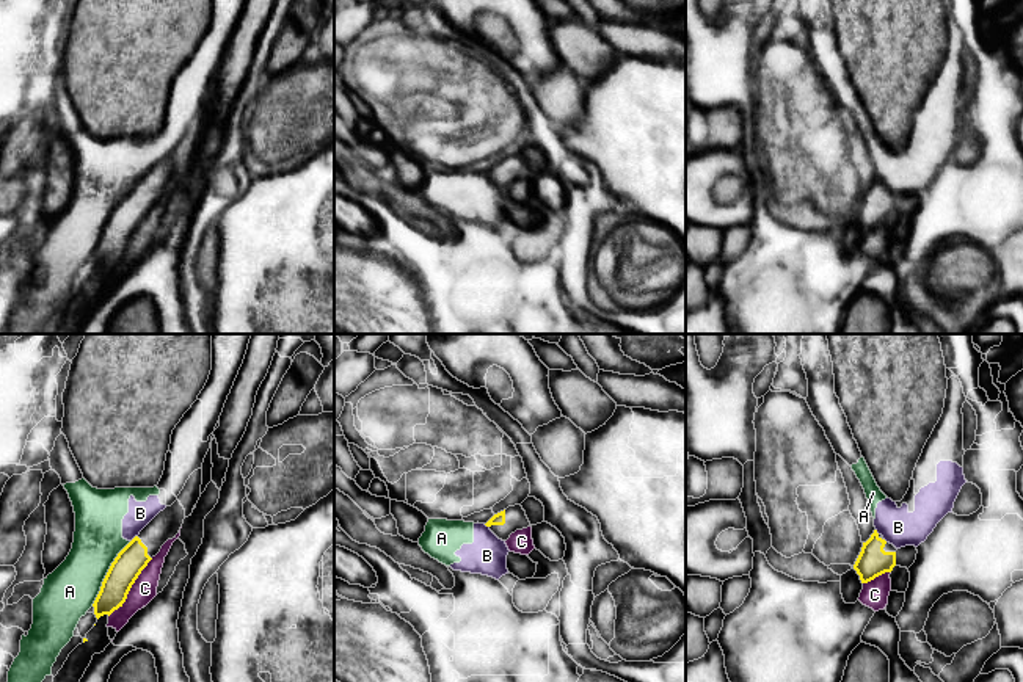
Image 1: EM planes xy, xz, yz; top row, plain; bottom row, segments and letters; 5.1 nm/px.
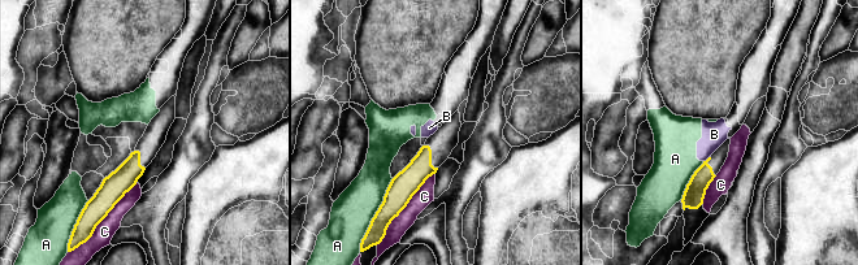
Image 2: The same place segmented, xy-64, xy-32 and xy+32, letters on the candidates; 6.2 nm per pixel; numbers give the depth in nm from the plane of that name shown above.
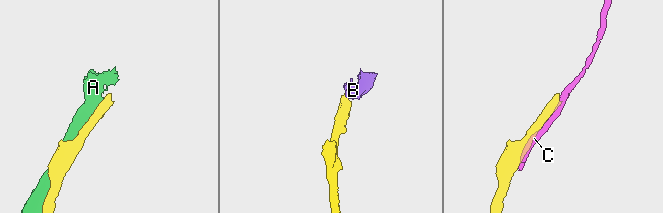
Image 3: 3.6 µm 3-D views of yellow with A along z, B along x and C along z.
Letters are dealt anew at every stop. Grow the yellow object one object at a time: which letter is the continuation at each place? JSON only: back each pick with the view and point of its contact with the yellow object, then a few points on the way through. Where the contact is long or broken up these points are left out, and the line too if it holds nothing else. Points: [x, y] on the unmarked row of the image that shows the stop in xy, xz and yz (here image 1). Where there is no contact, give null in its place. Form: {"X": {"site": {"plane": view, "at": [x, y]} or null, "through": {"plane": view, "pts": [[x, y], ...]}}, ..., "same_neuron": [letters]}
{"same_neuron": []}

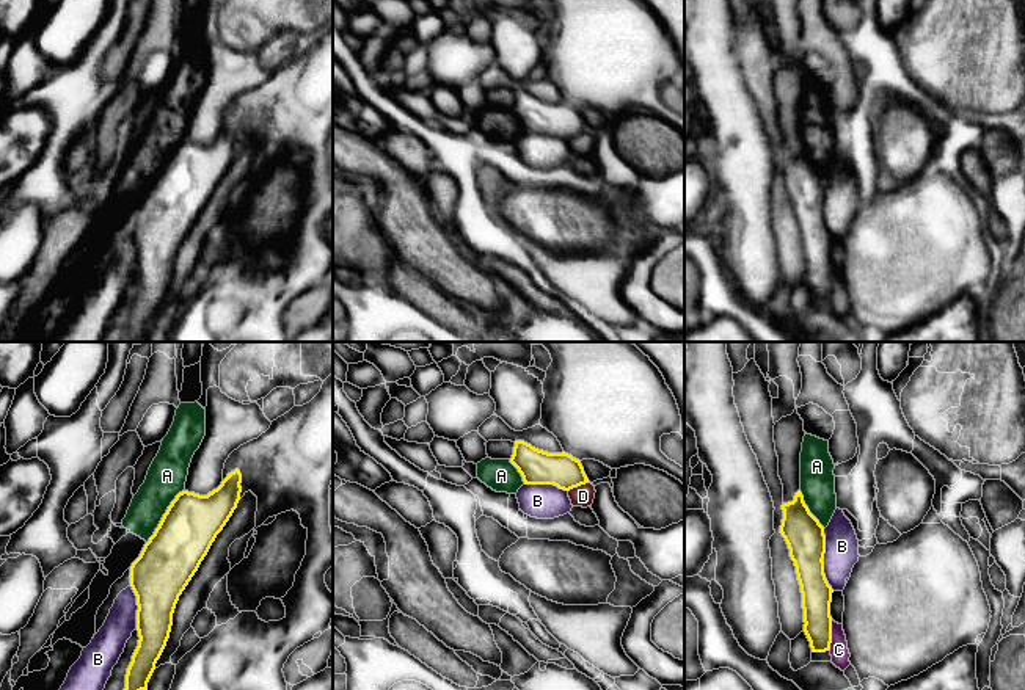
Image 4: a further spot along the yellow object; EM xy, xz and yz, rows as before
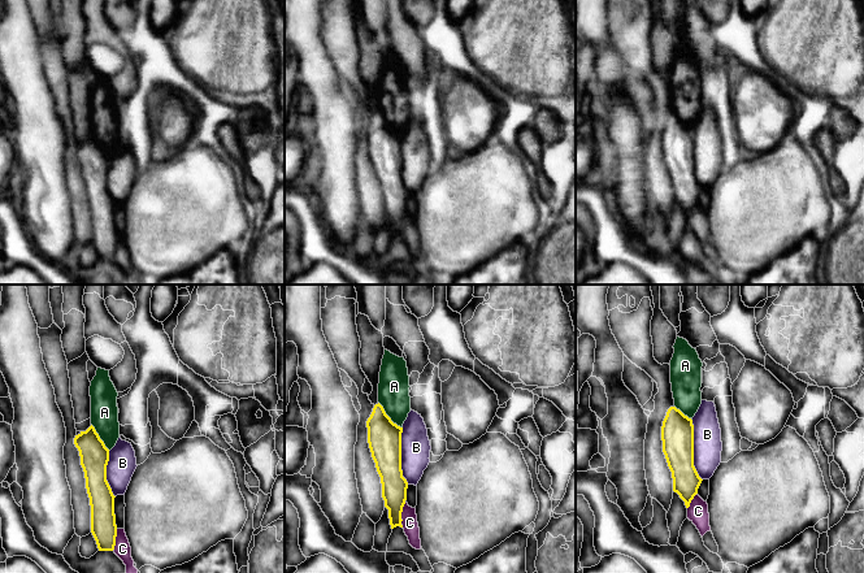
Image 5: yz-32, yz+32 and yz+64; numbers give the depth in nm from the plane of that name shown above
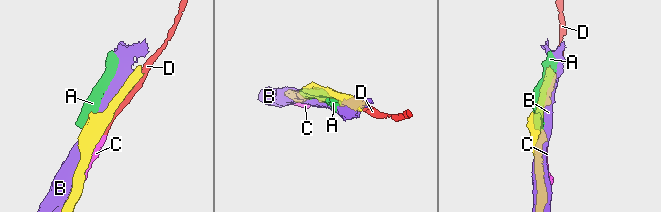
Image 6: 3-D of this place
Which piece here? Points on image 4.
{"same_neuron": []}

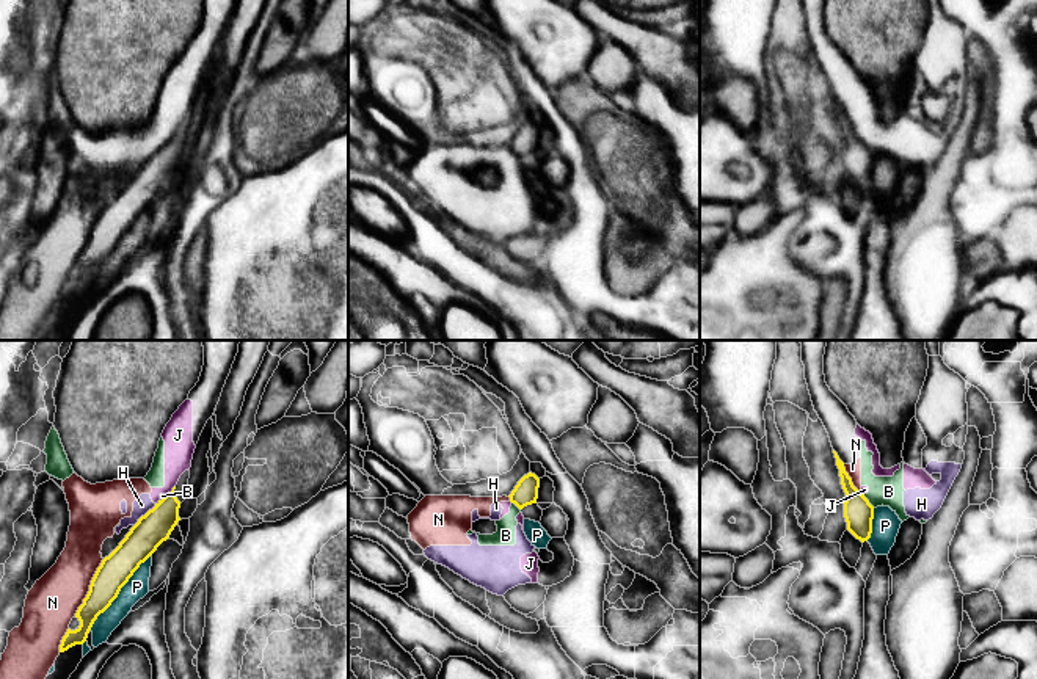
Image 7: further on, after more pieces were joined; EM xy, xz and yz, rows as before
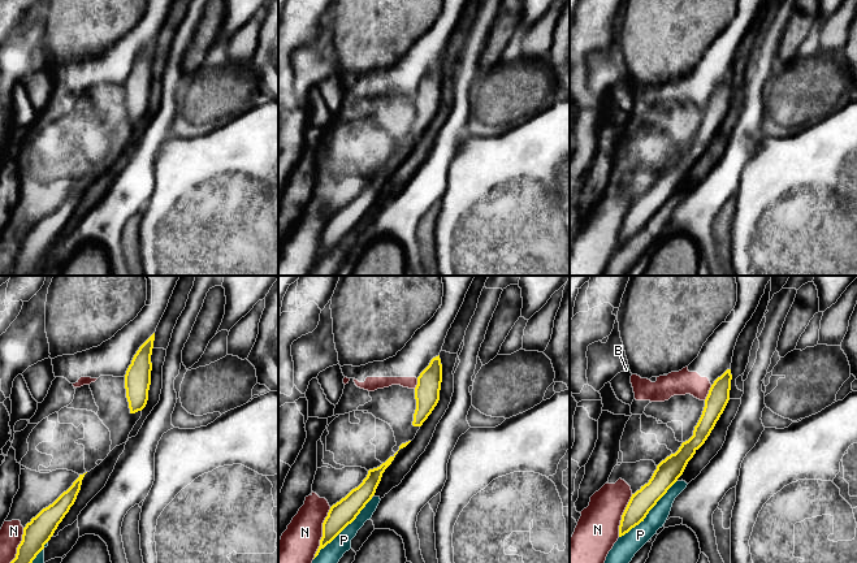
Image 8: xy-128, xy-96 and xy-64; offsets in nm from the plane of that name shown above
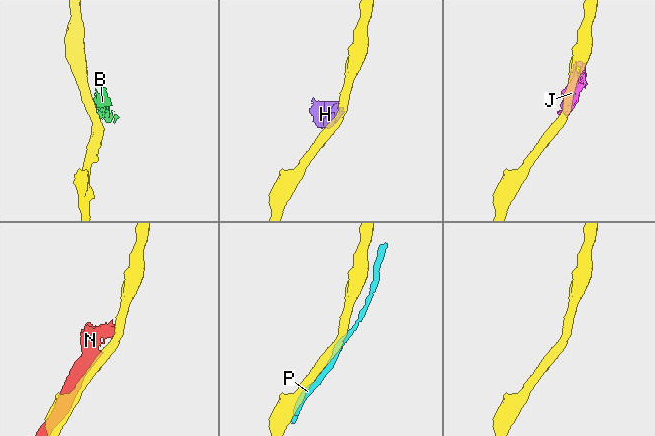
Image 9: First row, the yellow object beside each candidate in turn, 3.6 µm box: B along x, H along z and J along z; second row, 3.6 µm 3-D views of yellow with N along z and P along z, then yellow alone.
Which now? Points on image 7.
{"same_neuron": []}

